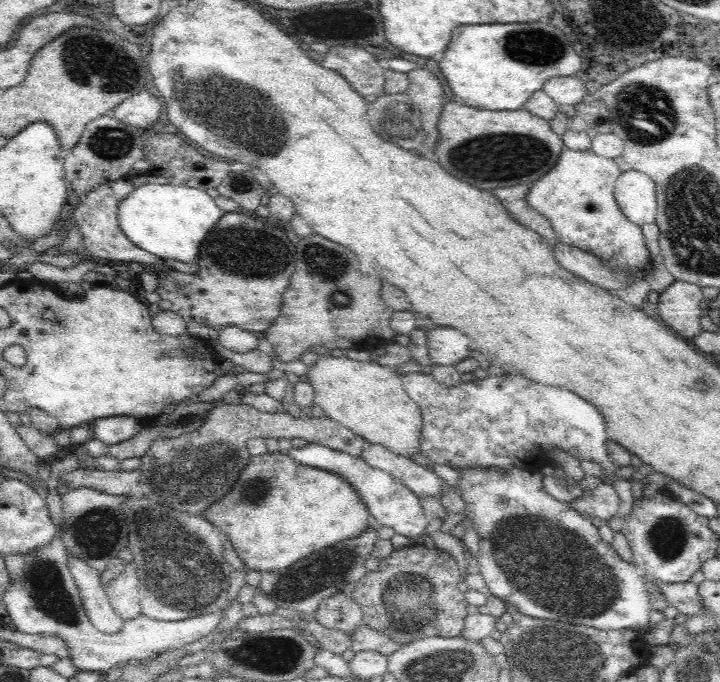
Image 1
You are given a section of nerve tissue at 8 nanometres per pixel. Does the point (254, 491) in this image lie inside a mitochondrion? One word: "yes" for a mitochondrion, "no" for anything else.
yes

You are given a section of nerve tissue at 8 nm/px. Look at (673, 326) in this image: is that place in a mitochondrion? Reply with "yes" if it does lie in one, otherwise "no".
no

